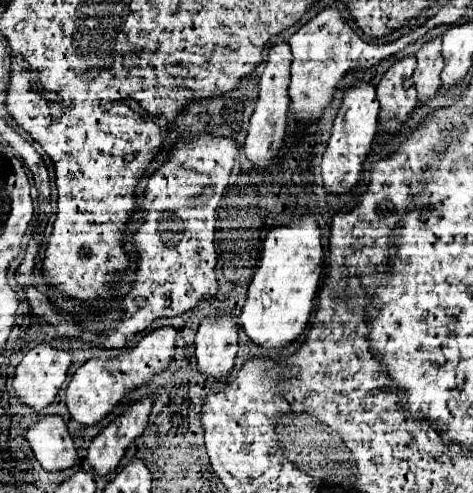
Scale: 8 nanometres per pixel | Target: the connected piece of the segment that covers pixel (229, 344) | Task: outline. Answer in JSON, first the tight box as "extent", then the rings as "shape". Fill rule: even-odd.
{"extent":[195,317,237,383],"shape":[[[205,317],[195,337],[195,357],[199,373],[211,383],[225,383],[237,355],[237,323],[233,317]]]}

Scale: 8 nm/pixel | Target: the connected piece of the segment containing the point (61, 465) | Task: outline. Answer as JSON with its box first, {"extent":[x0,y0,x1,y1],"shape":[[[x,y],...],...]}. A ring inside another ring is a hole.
{"extent":[27,415,77,471],"shape":[[[59,415],[43,417],[39,423],[29,427],[27,441],[45,471],[65,471],[77,463],[73,439]]]}

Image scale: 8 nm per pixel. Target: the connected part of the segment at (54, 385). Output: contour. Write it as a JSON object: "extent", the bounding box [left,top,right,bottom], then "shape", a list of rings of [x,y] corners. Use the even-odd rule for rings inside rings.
{"extent":[13,345,71,413],"shape":[[[37,345],[29,353],[25,353],[25,357],[17,365],[17,371],[15,371],[15,377],[13,377],[13,391],[15,391],[17,399],[21,401],[21,405],[31,407],[35,413],[39,413],[47,405],[51,405],[55,395],[59,393],[65,377],[67,377],[69,365],[71,365],[71,353],[59,351],[51,345]]]}

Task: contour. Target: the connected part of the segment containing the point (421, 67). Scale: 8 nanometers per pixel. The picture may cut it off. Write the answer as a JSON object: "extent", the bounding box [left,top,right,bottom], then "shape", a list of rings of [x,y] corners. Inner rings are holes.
{"extent":[413,37,443,101],"shape":[[[439,37],[431,39],[417,53],[417,69],[413,73],[413,85],[421,101],[433,99],[439,89],[439,73],[443,71],[443,57],[439,45],[441,45]]]}

